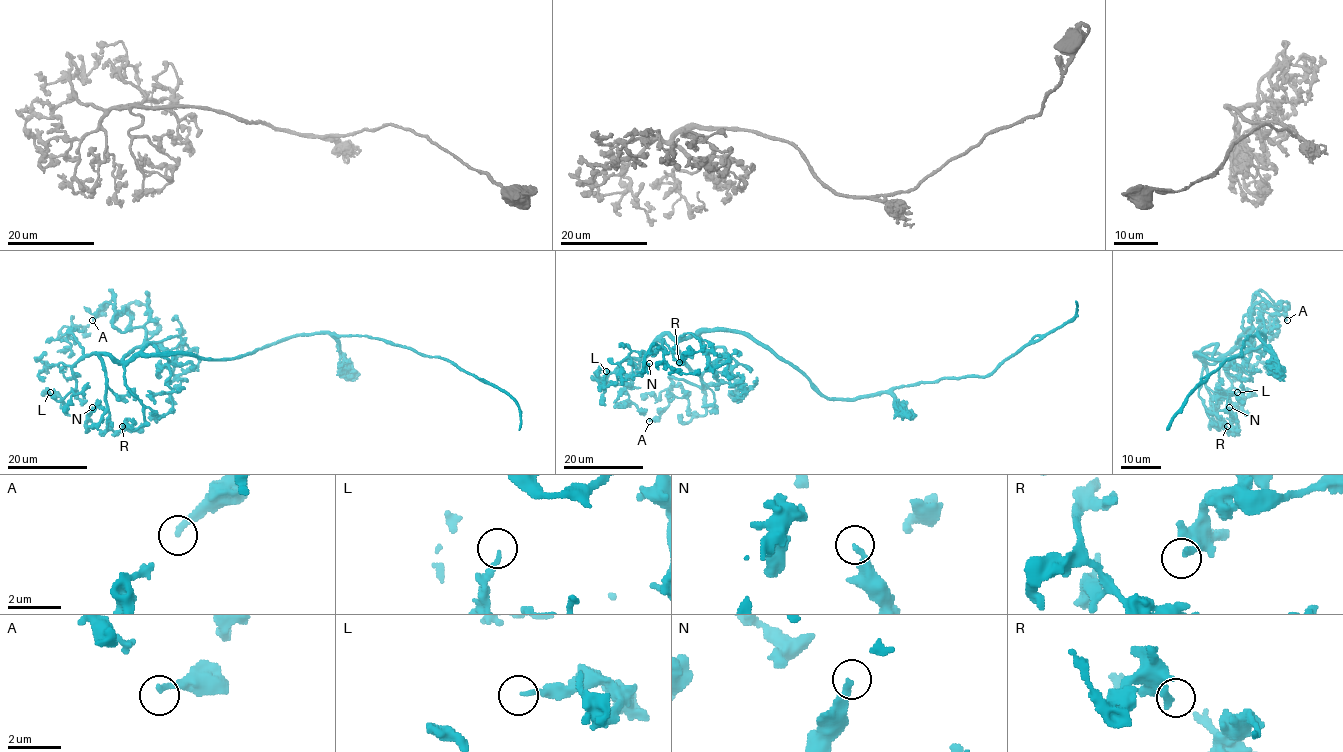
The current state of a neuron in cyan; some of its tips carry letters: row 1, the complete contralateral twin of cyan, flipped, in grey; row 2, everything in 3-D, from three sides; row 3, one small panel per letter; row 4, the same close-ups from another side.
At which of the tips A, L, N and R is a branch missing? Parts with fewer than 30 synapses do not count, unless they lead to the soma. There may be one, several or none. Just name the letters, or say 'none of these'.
none of these

